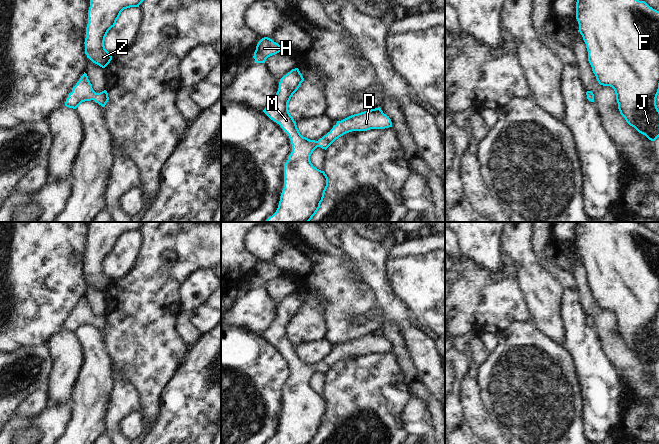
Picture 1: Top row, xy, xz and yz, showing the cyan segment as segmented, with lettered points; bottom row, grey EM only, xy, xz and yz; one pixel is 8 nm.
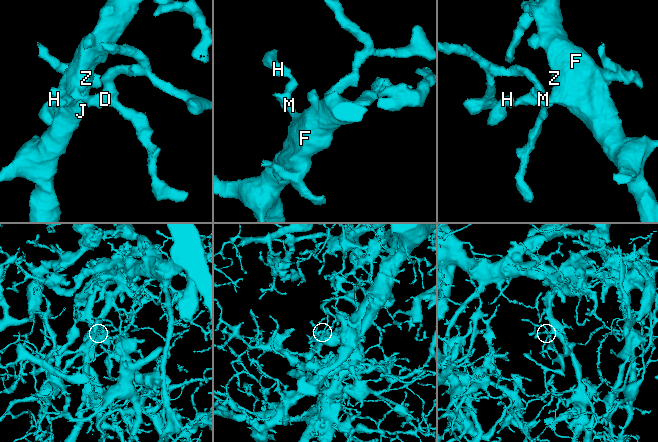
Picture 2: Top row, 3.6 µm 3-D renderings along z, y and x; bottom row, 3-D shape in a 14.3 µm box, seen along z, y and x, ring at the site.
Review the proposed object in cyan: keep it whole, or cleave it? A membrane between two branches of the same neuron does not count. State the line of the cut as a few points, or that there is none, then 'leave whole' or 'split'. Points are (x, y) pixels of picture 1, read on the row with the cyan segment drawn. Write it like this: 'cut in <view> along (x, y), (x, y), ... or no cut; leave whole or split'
no cut; leave whole

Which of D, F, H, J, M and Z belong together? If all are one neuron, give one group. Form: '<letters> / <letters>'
D F H J M Z

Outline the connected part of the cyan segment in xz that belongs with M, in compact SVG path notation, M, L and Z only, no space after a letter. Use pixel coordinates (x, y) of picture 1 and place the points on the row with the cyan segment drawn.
M298 68L279 82L271 104L263 112L288 134L292 152L284 164L284 188L276 212L265 222L309 222L320 208L328 177L313 166L310 156L317 147L327 149L336 139L352 131L392 127L389 116L380 107L351 115L337 123L318 141L303 137L288 110L288 103L304 81Z

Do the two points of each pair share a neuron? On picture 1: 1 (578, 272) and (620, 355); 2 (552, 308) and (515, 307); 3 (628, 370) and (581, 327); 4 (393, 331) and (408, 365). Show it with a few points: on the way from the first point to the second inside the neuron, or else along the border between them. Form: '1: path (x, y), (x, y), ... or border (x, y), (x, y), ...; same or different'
1: path (585, 293), (589, 305), (604, 320), (608, 334); same
2: border (519, 285), (525, 298), (530, 320); different
3: border (593, 326), (606, 357), (614, 365); different
4: path (395, 339), (404, 357); same

